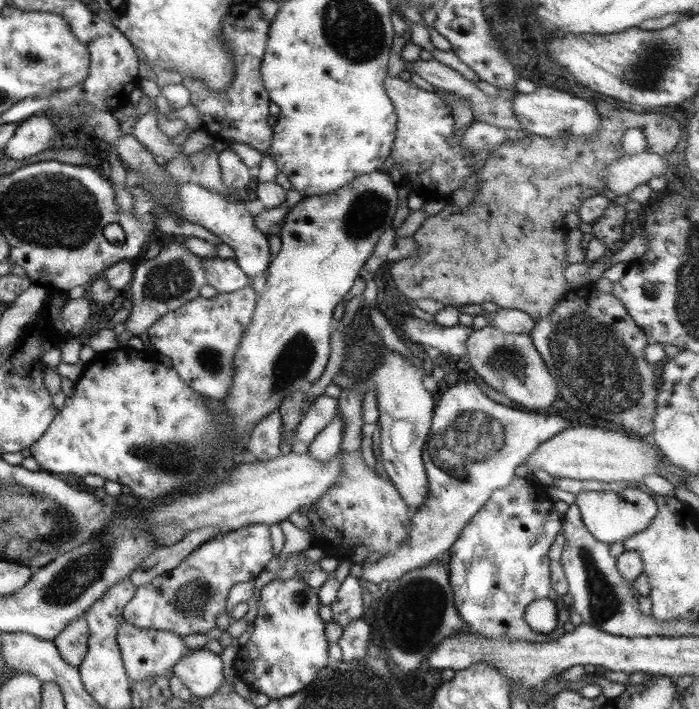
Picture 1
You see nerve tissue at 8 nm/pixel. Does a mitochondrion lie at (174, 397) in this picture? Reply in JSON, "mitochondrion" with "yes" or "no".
{"mitochondrion":"no"}

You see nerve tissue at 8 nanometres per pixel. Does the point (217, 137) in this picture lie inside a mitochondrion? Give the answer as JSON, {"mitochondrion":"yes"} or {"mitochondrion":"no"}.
{"mitochondrion":"no"}

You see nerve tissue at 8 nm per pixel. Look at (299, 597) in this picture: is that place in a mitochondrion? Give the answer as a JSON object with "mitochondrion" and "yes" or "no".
{"mitochondrion":"yes"}

